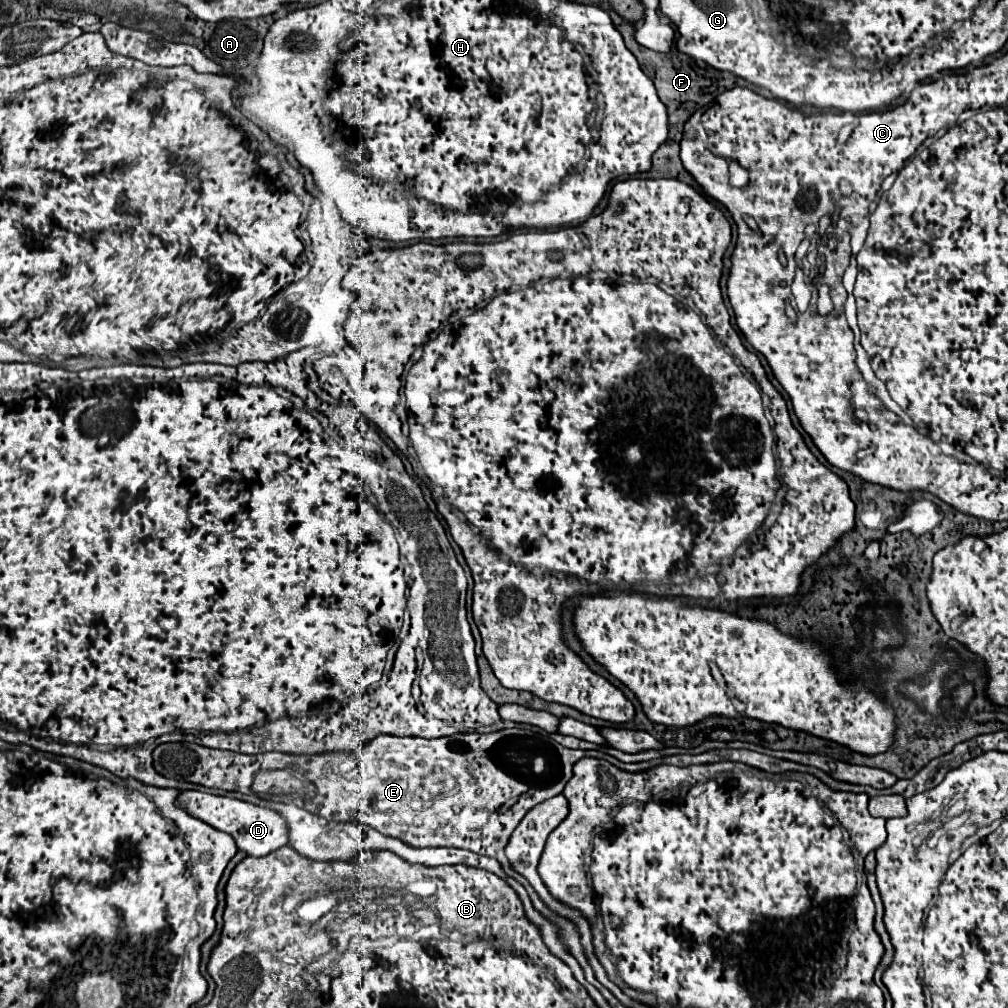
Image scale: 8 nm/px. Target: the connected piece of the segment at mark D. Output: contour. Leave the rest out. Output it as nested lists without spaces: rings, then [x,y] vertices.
[[[183,790],[177,796],[175,802],[189,816],[199,818],[199,820],[207,822],[209,826],[233,836],[233,840],[237,844],[237,850],[243,850],[247,856],[267,856],[267,854],[271,854],[277,848],[287,844],[285,822],[277,812],[273,812],[269,808],[261,808],[261,806],[241,802],[241,800],[235,800],[235,798],[205,794],[205,792],[199,792],[199,790]]]

